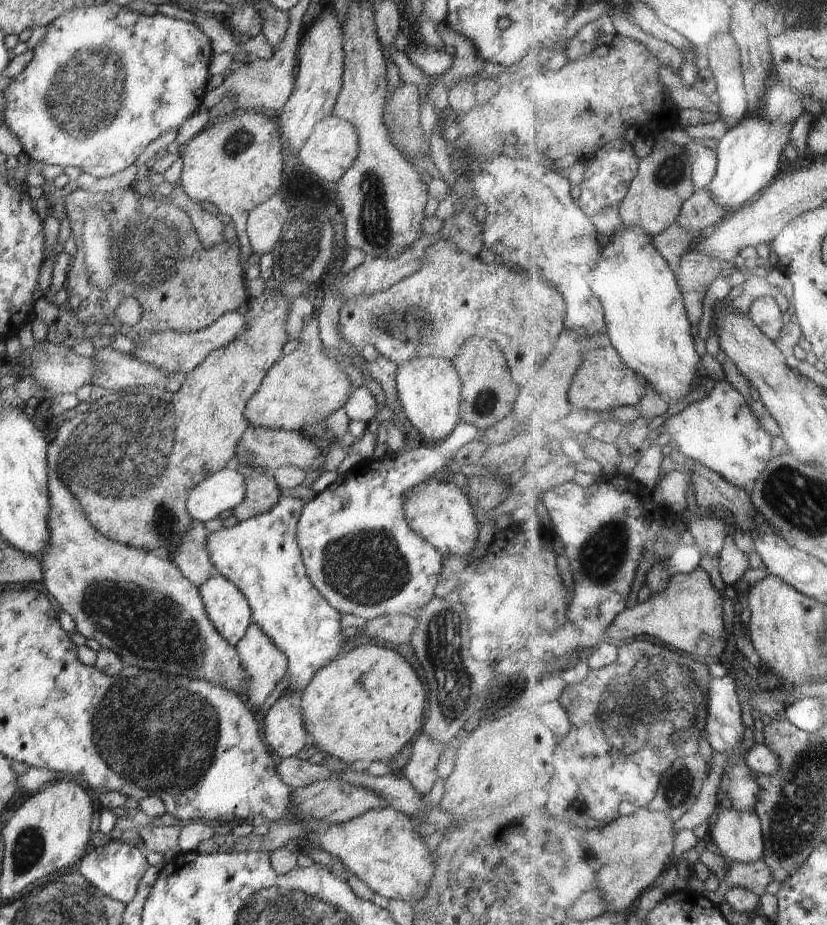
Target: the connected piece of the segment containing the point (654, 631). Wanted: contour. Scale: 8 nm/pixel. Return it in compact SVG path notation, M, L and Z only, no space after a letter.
M702 566L688 574L674 573L665 591L621 612L602 638L602 643L612 642L621 646L638 637L656 637L666 645L694 654L699 660L718 661L731 644L724 622L724 602L729 594L716 588L712 576Z

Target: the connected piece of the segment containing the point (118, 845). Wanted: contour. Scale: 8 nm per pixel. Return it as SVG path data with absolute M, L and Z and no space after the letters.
M118 839L107 845L94 848L90 853L86 853L76 865L78 865L77 872L82 874L94 888L103 892L106 896L120 901L123 905L132 902L140 879L149 867L148 861L140 848L122 843Z

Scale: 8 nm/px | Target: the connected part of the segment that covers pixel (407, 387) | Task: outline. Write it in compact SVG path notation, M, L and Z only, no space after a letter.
M418 357L397 365L395 375L399 404L413 428L418 429L429 444L436 444L446 438L460 422L462 383L456 367L445 358Z

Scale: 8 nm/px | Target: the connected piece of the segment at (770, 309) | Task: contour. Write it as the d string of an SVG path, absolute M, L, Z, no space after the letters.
M768 295L755 299L750 308L750 316L774 342L780 340L788 315L782 313L776 298Z

